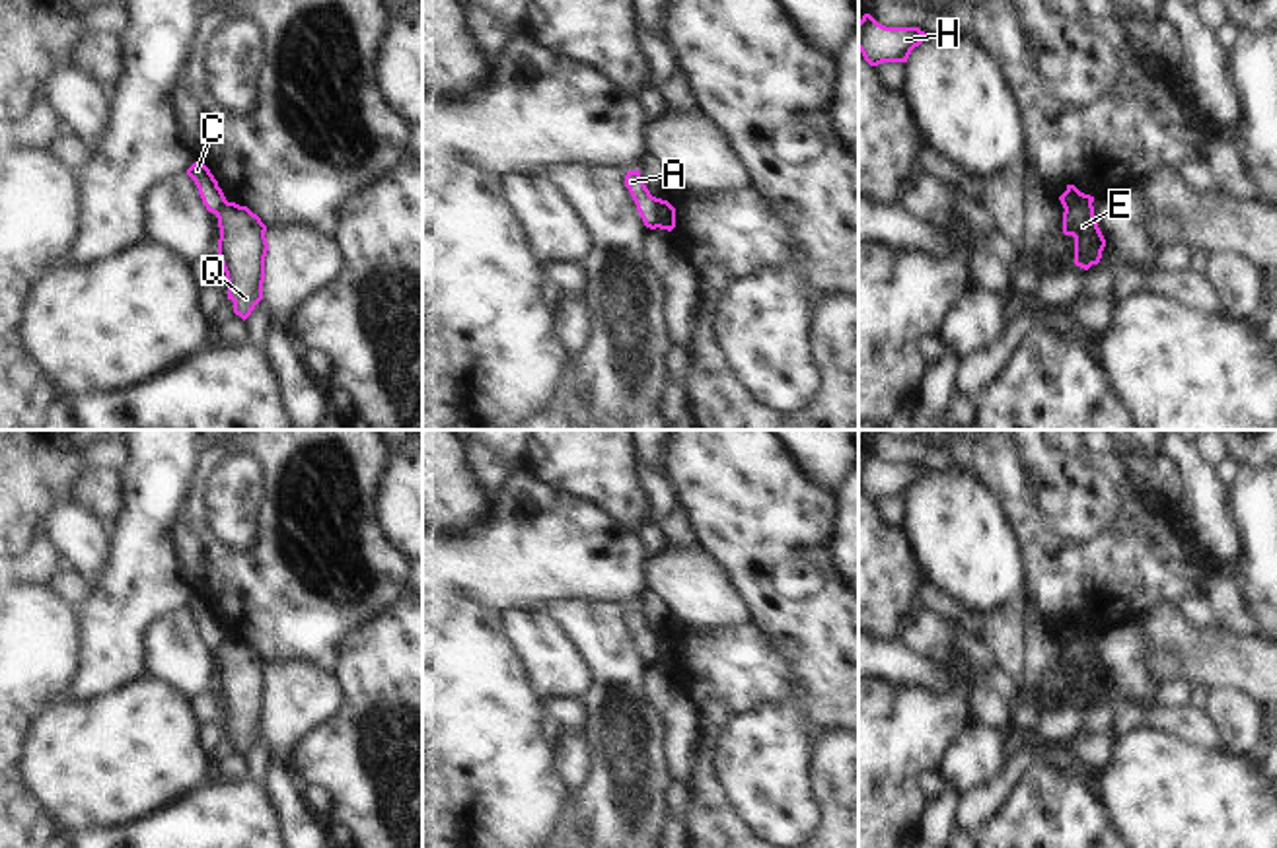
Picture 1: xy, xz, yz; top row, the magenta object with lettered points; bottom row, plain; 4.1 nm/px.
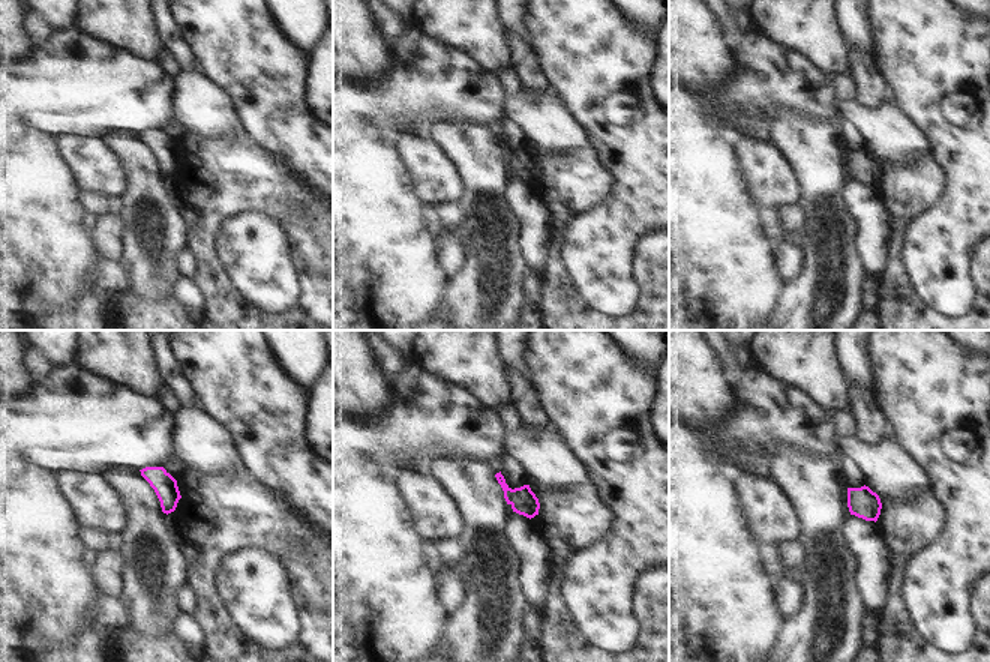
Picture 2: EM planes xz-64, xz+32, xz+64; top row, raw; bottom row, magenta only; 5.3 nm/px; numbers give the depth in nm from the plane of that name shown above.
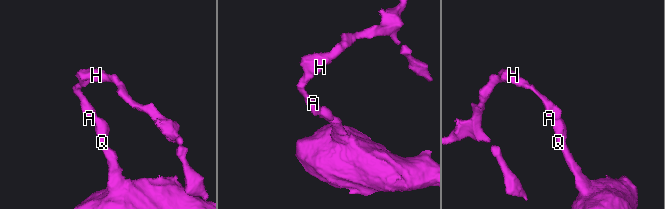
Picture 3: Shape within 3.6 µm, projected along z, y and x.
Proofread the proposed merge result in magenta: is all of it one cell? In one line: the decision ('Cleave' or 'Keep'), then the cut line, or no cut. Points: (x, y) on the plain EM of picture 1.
Cleave. Split along xz (662, 636), (658, 662)

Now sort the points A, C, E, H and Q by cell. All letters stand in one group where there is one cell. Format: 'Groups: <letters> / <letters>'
Groups: A C H / E Q

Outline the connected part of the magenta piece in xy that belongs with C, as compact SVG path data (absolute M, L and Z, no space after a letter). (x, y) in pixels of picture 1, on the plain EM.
M199 595L187 605L187 611L195 617L206 646L218 650L226 638L226 632L210 605Z

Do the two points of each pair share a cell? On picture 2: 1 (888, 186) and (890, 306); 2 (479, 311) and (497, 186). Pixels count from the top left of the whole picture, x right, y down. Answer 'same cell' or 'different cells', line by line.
1: same cell
2: same cell

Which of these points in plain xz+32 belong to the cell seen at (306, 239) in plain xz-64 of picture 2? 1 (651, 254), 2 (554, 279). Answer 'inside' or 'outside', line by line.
1: inside
2: inside

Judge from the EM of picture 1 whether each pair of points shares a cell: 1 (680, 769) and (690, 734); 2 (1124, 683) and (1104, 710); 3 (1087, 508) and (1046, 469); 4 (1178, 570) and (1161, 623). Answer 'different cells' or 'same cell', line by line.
1: same cell
2: same cell
3: same cell
4: different cells

